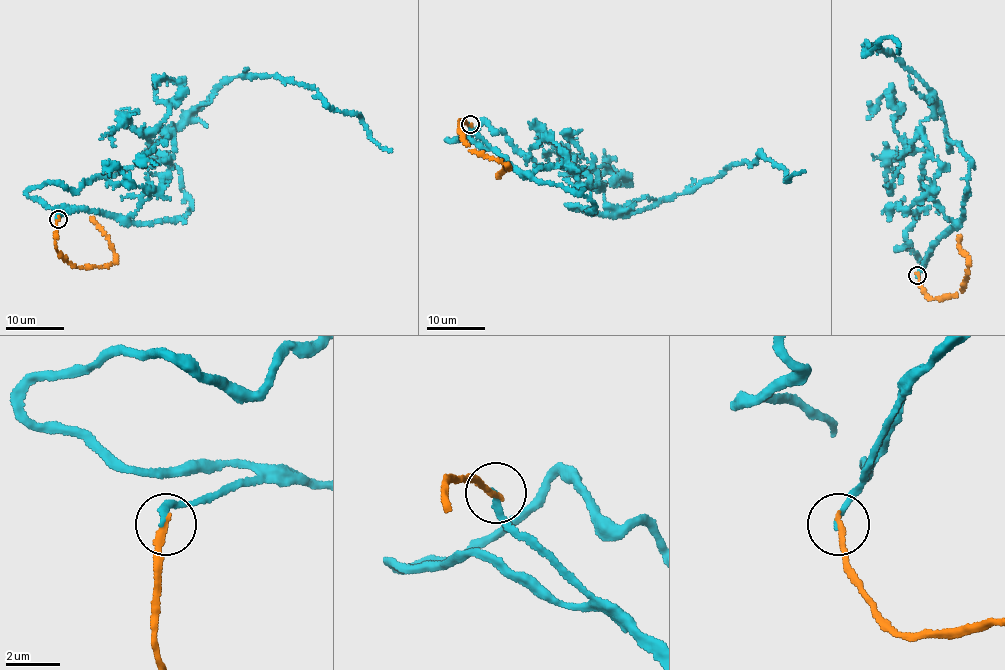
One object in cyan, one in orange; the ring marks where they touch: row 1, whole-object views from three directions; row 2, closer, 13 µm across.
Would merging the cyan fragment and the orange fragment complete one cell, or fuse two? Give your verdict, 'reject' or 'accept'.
accept

